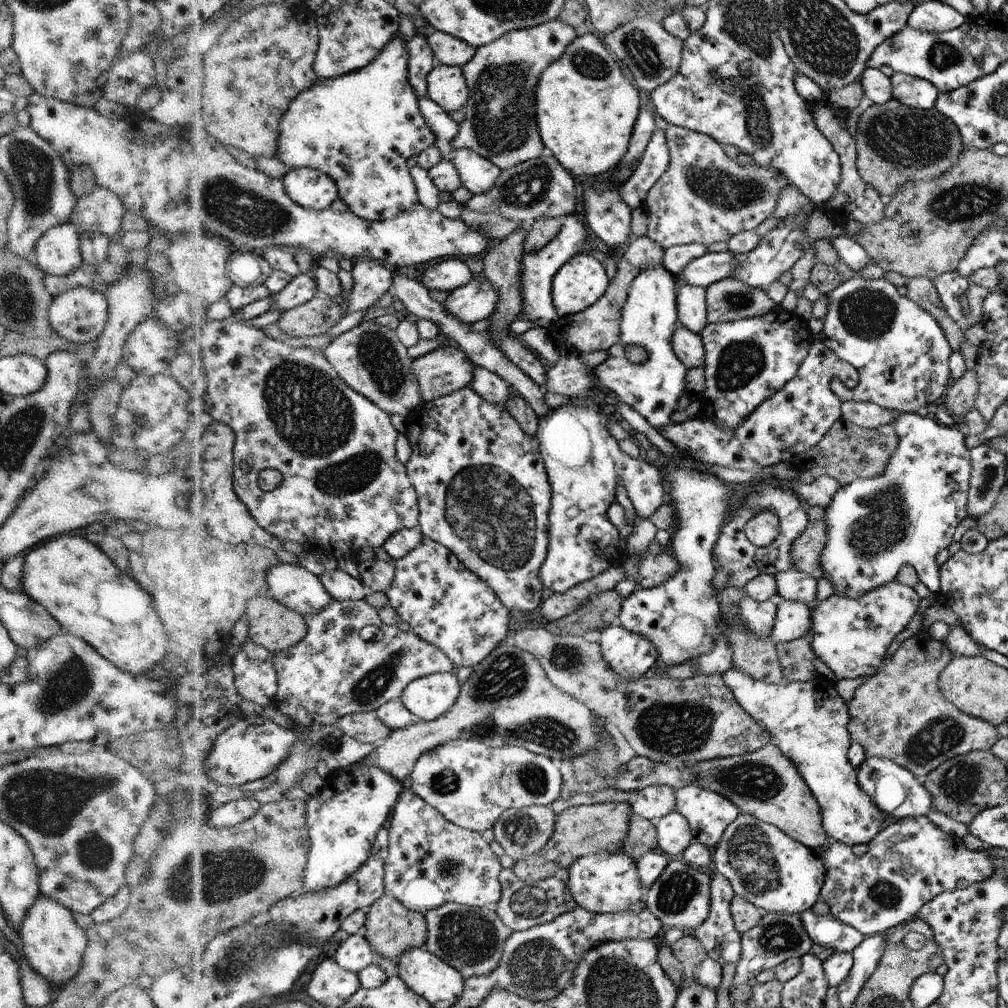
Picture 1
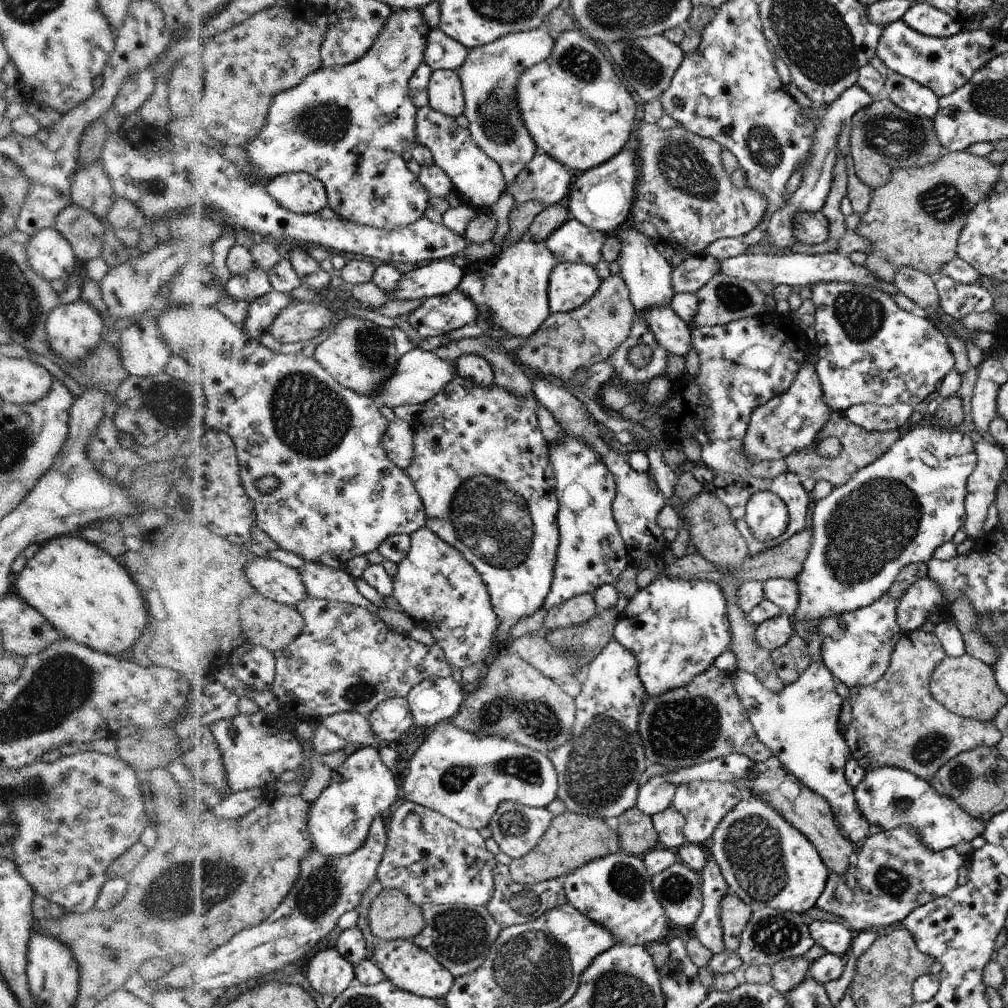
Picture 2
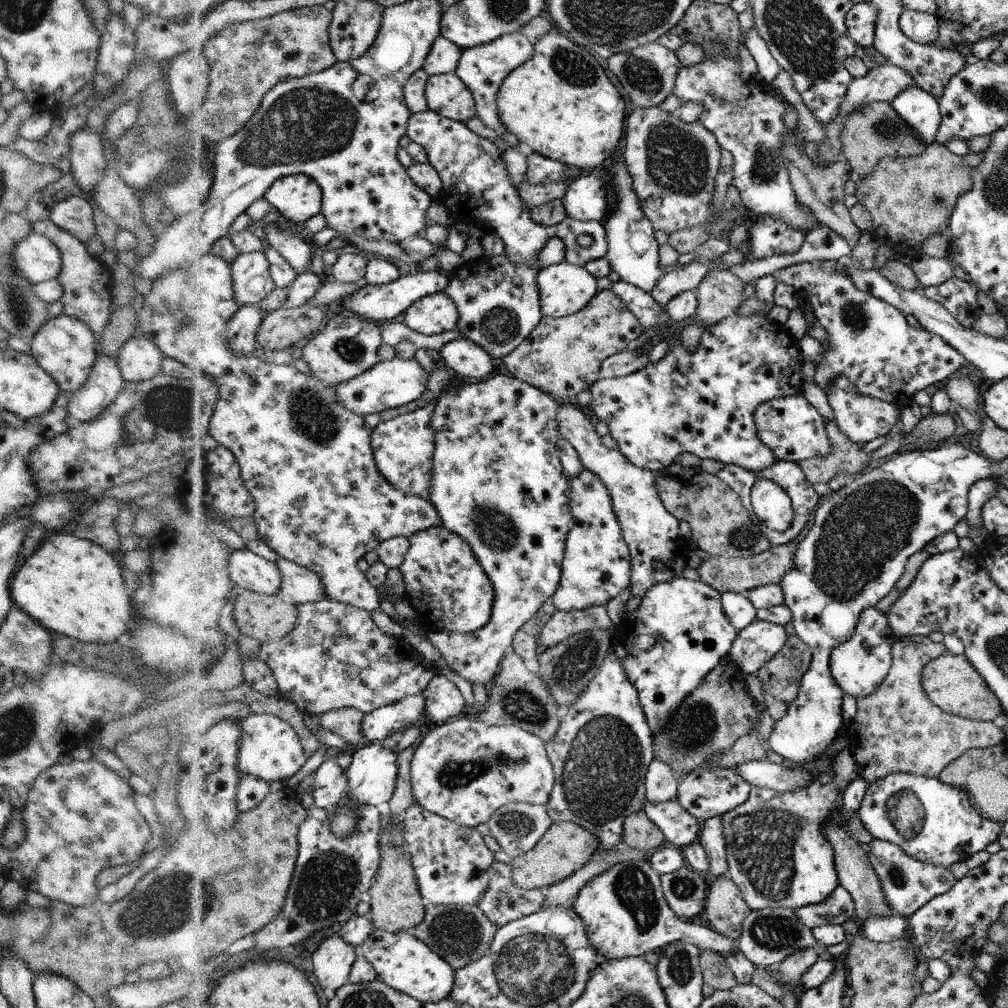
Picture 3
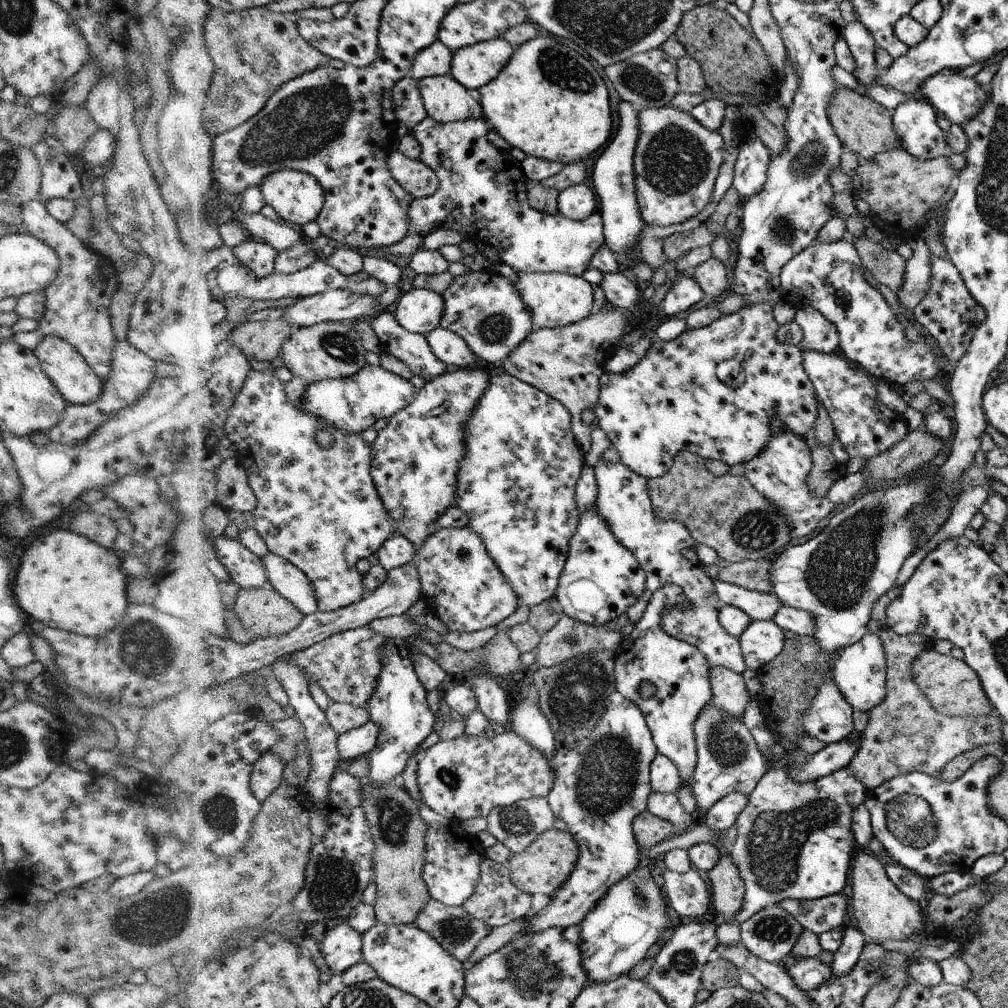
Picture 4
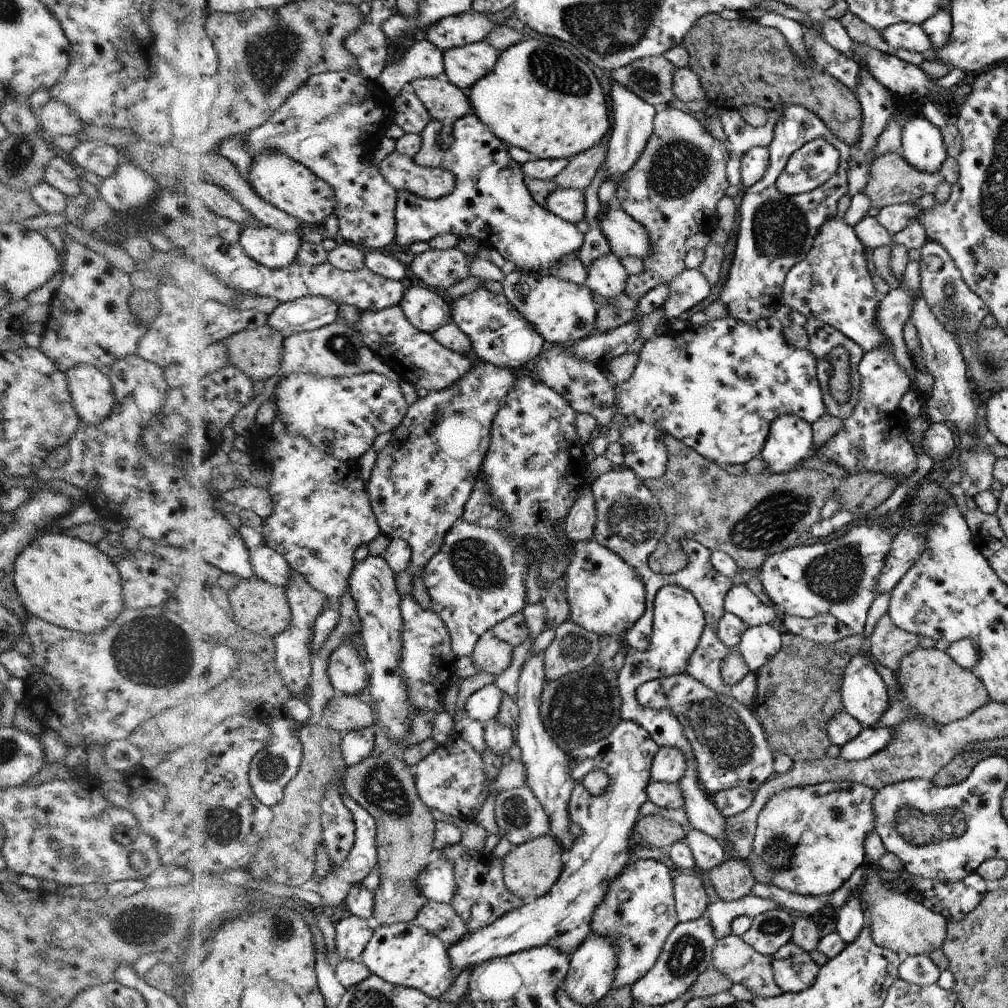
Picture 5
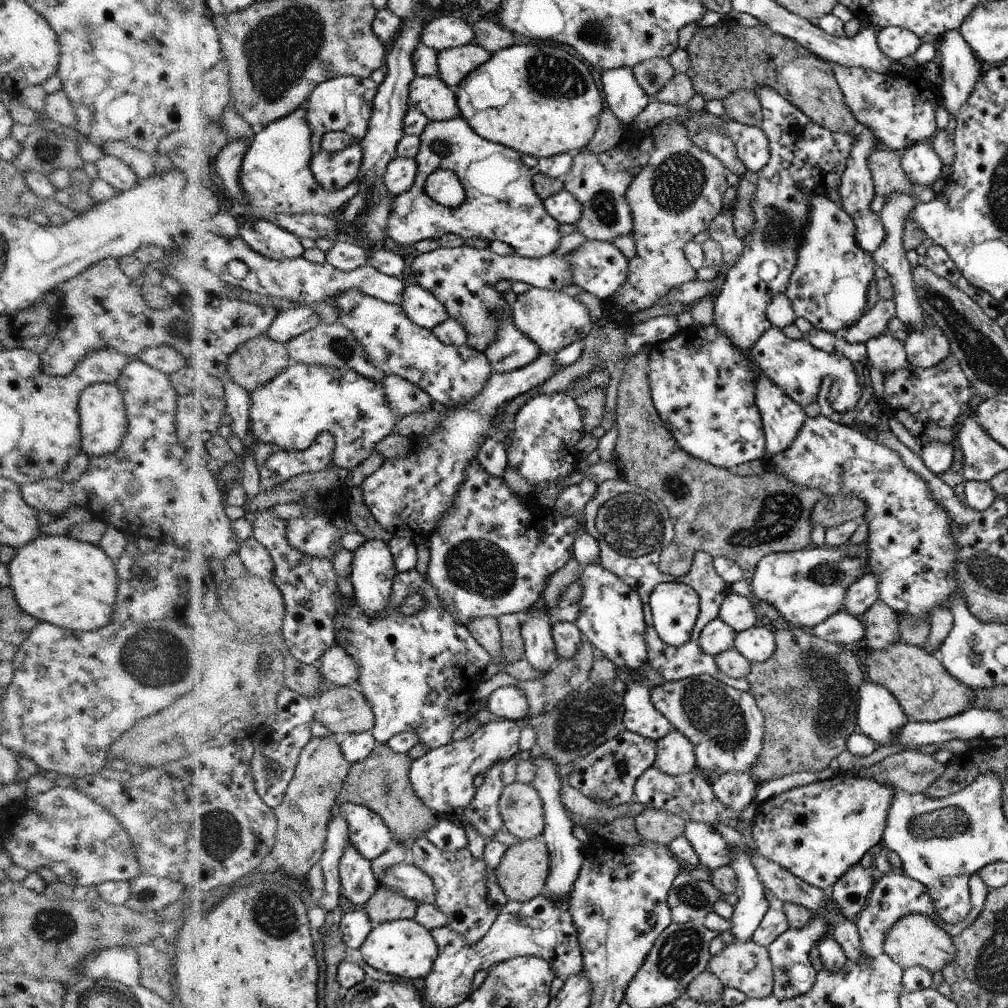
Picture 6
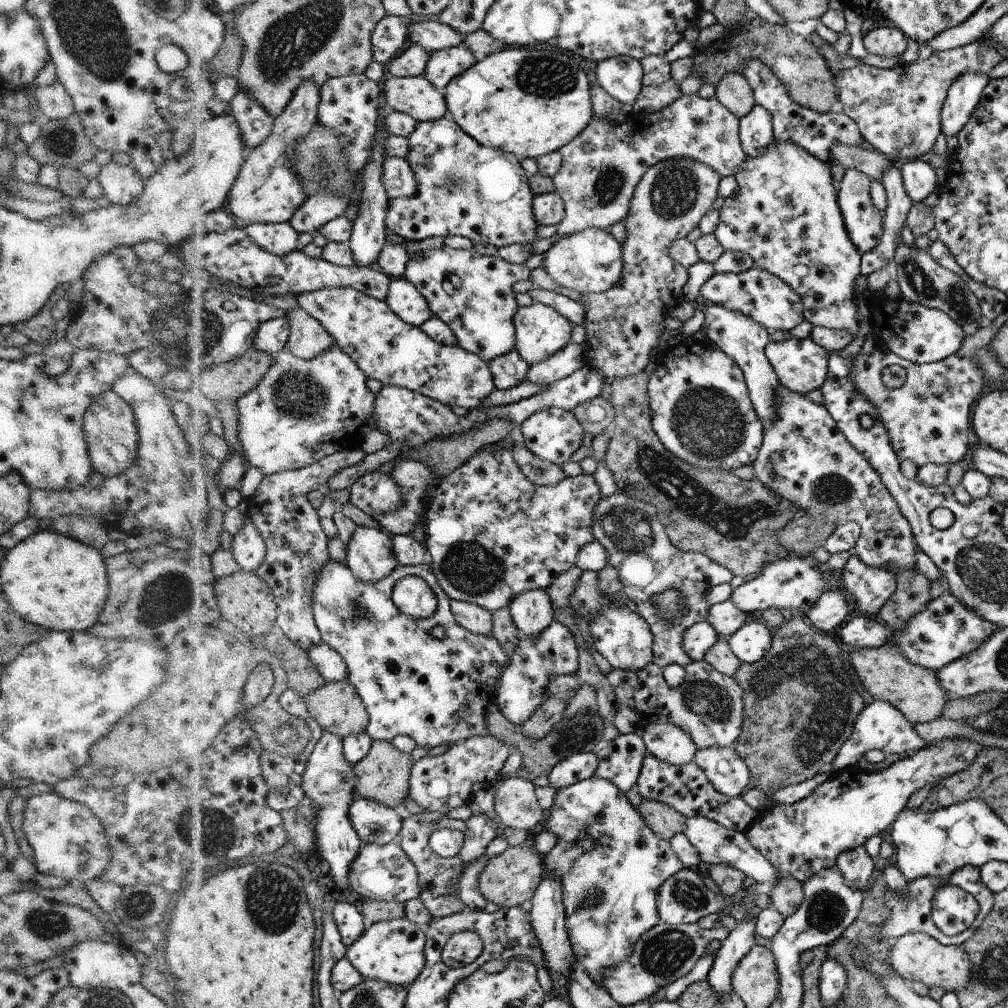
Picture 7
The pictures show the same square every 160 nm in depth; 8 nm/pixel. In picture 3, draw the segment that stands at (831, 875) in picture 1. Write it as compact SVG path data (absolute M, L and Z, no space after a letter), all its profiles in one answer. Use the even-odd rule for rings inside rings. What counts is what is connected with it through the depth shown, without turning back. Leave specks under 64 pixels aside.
M874 838L869 844L869 850L868 858L875 868L876 876L880 878L884 898L886 898L888 906L892 908L894 915L908 919L916 913L916 910L932 901L932 898L948 893L952 886L955 886L956 878L952 876L950 868L934 866L930 862L920 862L920 860L908 856L900 846L892 844L892 842ZM839 885L823 902L796 909L795 914L810 929L826 924L842 925L855 915L855 902L850 892Z

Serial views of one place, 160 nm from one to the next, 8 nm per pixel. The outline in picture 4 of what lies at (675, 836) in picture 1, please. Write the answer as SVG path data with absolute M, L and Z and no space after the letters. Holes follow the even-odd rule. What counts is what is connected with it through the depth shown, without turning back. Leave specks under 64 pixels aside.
M652 792L651 797L648 798L648 812L654 814L656 818L670 822L677 832L682 833L686 832L695 819L694 814L684 810L675 793Z

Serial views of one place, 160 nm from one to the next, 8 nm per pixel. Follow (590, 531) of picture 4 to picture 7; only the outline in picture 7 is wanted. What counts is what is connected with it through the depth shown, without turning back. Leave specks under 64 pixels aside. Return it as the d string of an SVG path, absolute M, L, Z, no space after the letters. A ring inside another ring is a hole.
M626 603L622 606L606 606L600 608L594 620L588 622L589 630L596 650L614 667L621 670L643 670L644 666L653 662L654 636L650 624L635 609Z

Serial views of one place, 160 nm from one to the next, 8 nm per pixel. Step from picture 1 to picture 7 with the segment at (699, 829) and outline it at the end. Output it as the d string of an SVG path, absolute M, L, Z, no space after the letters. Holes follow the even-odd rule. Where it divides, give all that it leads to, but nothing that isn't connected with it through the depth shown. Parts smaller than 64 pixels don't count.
M692 661L686 666L686 678L677 687L668 686L663 668L650 662L643 670L613 670L607 675L617 705L630 706L639 718L649 723L674 724L686 731L699 750L722 747L735 748L747 720L744 690L732 677L715 670L710 663Z

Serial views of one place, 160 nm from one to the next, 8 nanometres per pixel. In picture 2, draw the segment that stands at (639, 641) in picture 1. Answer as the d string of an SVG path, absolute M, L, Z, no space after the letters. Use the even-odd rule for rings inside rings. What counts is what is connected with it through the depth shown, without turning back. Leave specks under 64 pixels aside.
M615 639L608 642L600 655L587 666L582 691L575 698L575 726L571 737L548 756L559 776L558 798L569 812L608 821L636 805L638 784L646 770L647 758L639 735L640 706L644 705L644 684L640 681L639 666L636 654Z

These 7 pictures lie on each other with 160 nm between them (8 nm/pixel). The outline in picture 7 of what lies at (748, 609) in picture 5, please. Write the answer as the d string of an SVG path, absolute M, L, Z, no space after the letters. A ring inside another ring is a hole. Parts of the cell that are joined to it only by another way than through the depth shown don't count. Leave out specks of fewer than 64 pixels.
M726 600L722 603L713 605L707 620L714 630L724 638L730 638L742 626L746 625L748 614L740 610L732 600Z

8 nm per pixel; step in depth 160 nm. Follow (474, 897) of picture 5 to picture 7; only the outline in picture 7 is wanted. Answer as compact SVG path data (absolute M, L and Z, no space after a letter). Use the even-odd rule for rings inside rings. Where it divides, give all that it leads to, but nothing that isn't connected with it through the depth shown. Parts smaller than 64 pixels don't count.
M423 810L418 815L404 817L404 828L402 830L399 843L406 850L412 861L419 867L420 880L422 880L422 898L428 909L434 914L436 919L452 916L460 910L466 908L466 904L460 900L459 886L456 882L461 879L464 870L464 862L459 855L456 857L443 858L432 848L431 839L434 832L423 825L426 821L442 818L439 811ZM462 930L452 936L443 950L443 960L451 969L474 962L482 953L483 943L474 930Z

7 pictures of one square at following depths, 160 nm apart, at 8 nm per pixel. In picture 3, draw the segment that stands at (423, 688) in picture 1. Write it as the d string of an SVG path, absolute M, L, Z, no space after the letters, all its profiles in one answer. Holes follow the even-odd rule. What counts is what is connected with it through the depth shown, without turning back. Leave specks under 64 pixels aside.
M438 673L424 692L426 696L426 721L430 725L442 725L450 719L465 714L465 702L458 686Z

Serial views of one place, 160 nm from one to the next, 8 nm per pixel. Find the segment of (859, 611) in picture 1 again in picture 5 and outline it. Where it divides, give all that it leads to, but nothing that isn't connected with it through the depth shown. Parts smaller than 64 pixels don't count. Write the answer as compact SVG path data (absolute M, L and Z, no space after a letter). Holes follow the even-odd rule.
M863 656L853 658L842 686L844 710L863 727L876 727L889 709L888 688L874 666Z

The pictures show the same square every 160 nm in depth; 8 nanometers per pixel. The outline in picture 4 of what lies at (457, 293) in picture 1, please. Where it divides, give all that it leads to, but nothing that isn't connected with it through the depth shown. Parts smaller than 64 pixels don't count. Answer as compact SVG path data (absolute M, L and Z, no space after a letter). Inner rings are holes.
M413 288L394 307L399 322L412 333L432 334L440 328L444 314L443 296L434 290Z

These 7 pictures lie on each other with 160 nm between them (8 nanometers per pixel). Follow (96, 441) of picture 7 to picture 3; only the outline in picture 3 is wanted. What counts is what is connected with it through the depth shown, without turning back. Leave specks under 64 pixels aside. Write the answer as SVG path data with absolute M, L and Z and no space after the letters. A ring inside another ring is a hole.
M60 315L43 324L34 336L30 345L30 355L42 366L57 384L61 392L70 394L82 388L90 377L92 366L96 362L98 339L94 332L88 328L86 322L74 316Z

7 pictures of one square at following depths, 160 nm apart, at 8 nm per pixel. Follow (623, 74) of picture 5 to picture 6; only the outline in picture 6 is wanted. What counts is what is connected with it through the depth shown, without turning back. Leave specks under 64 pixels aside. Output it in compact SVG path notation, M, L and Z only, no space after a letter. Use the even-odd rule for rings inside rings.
M656 57L639 62L638 65L632 67L632 70L636 74L640 86L647 91L652 102L655 100L653 96L676 74L670 59L664 57Z

